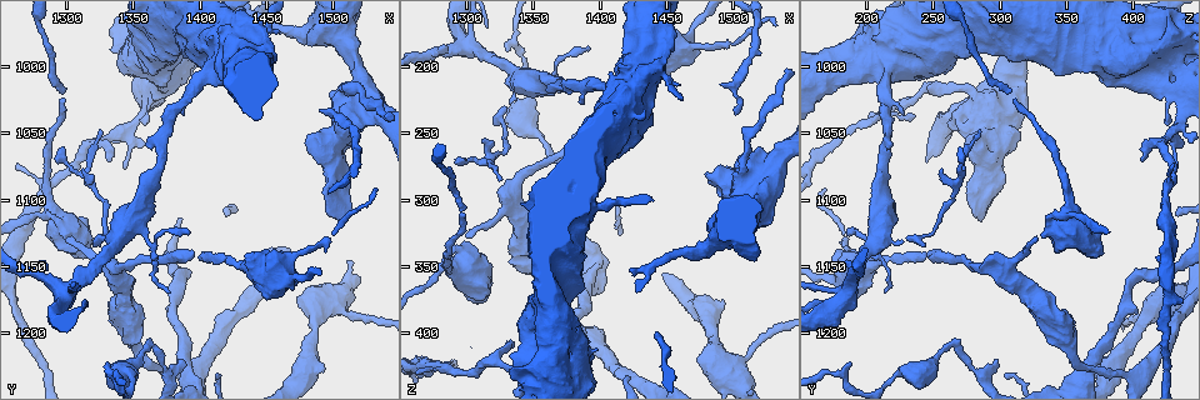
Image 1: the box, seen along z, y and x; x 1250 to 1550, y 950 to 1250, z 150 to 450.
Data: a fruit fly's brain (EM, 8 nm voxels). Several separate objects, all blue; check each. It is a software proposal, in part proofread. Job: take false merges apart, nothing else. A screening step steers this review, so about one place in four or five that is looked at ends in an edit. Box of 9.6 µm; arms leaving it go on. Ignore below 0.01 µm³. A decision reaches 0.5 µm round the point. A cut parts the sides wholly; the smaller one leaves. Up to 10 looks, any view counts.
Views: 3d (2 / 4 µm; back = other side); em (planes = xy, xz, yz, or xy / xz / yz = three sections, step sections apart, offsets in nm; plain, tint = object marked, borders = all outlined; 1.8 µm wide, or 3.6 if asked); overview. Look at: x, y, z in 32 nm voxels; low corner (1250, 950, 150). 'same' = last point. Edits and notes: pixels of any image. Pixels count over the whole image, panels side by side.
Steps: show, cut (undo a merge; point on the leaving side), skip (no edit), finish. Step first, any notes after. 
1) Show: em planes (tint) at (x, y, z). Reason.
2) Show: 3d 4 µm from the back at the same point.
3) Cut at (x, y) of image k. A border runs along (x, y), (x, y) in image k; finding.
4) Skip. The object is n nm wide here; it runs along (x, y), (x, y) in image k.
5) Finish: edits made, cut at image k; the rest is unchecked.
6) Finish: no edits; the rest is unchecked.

Show: 3d 2 µm at (1366, 1212, 266). Abrupt turn.

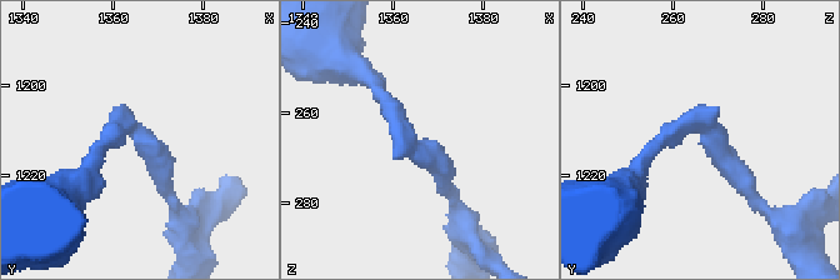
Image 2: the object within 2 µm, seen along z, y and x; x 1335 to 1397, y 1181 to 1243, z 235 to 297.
Show: em yz step 16 (tint) at (1365, 1210, 266). Shape alone is not enough.

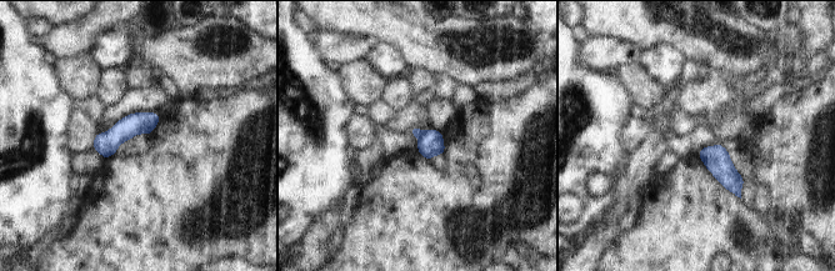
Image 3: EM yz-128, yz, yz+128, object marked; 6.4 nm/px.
Show: em planes (tint) at the same point. Cut it another way.

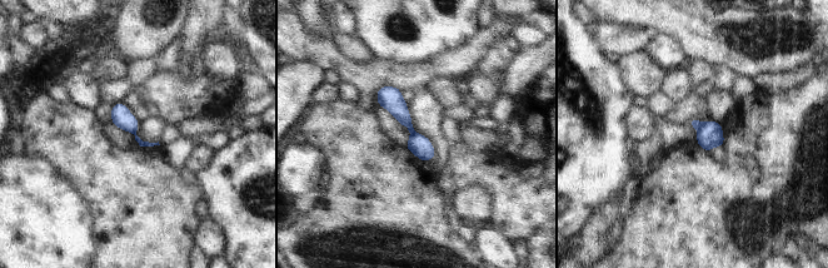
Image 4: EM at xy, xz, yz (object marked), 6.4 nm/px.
Cut at (694, 123) of image 4. The object is 140 nm wide here; a border runs along (703, 123), (698, 130) in image 4; two cells meet here.

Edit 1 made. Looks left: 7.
Show: overview. See it whole again.

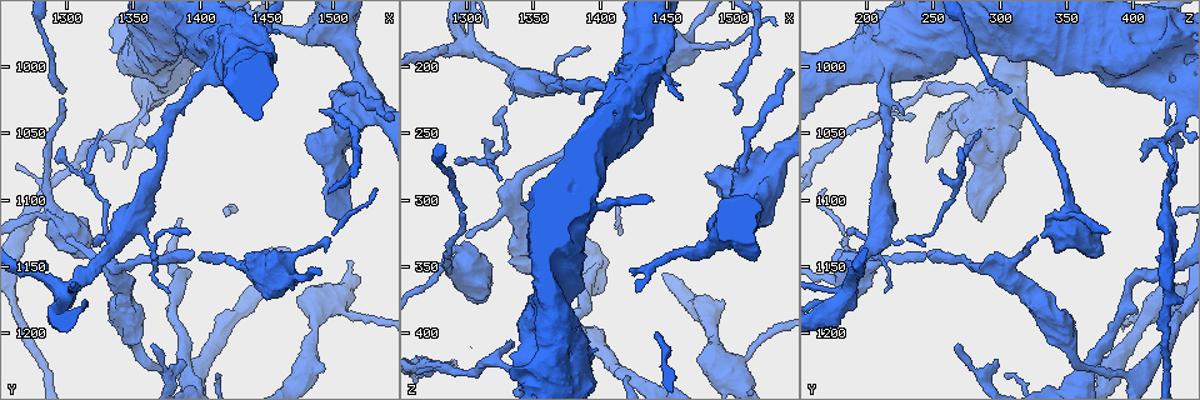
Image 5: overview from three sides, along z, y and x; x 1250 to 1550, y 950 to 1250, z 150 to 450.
Show: 3d 4 µm at (1362, 1134, 206). A fork.

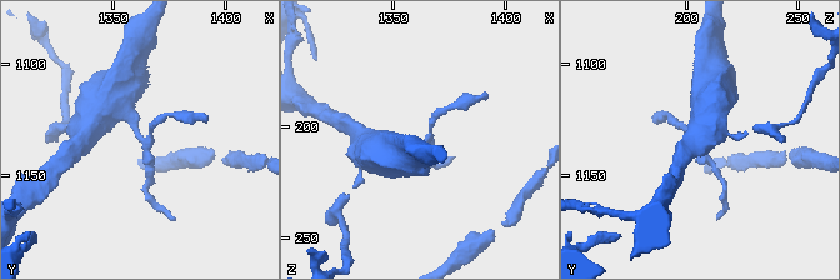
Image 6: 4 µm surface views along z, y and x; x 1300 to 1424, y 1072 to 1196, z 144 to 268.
Show: em xz step 8 (tint) at the same point.

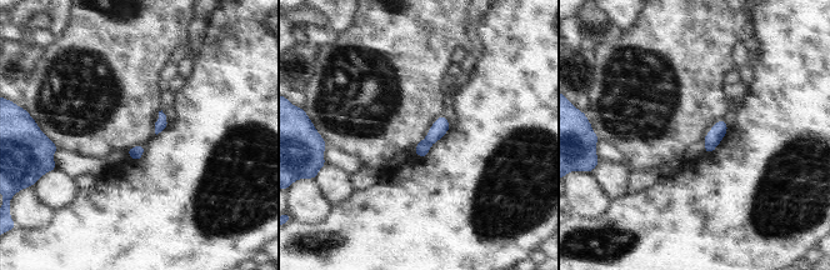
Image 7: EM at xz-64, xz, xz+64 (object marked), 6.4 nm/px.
Show: em yz step 4 (borders) at the same point.

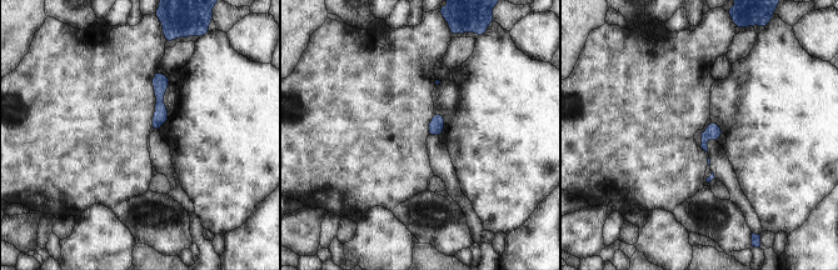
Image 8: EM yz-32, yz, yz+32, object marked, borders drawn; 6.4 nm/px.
Cut at (704, 136) of image 8. A border runs along (704, 131), (708, 135) in image 8; a second cell is stuck on.

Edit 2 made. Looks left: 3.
Show: 3d 4 µm at (1316, 1080, 268).

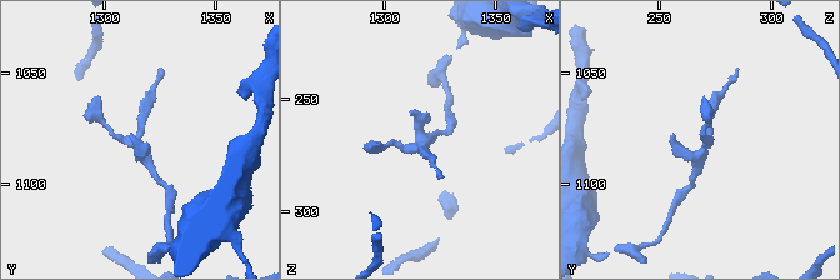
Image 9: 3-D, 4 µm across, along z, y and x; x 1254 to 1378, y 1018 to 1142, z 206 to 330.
Show: em xy step 4 (tint) at (1316, 1084, 270).

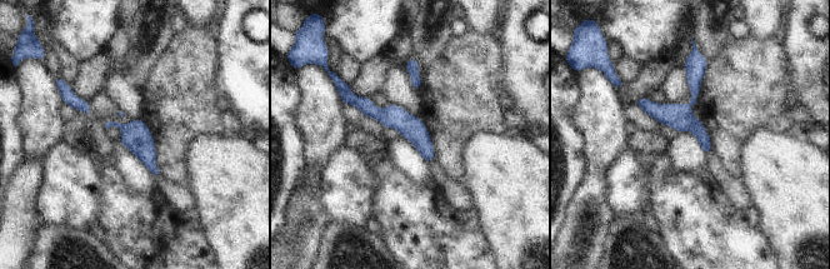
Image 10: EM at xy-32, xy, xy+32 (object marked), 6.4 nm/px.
Skip. It runs along (346, 93), (398, 118), (431, 155) in image 10; all the same cell.

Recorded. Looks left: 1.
Finish: edits made, cut at image 4, cut at image 8; the rest is unchecked.

